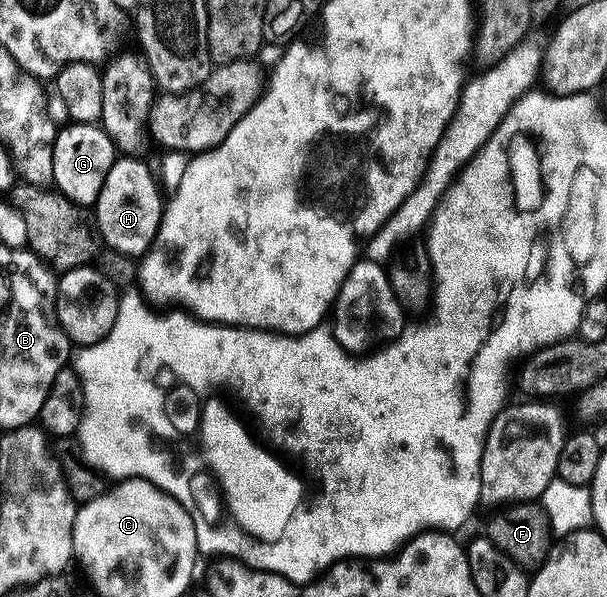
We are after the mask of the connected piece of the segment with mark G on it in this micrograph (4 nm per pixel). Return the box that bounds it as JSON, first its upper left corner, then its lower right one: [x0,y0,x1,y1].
[52,122,119,209]

